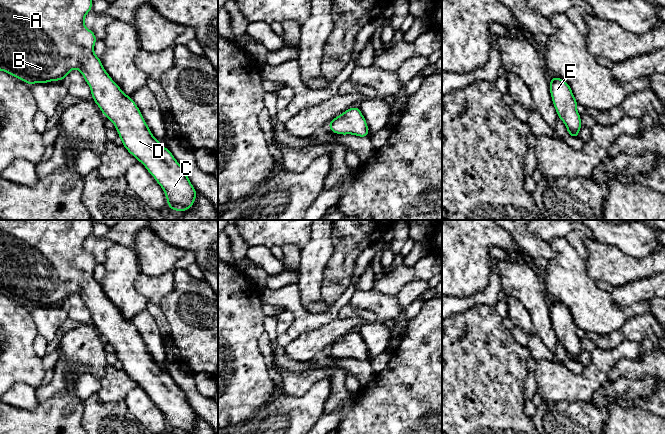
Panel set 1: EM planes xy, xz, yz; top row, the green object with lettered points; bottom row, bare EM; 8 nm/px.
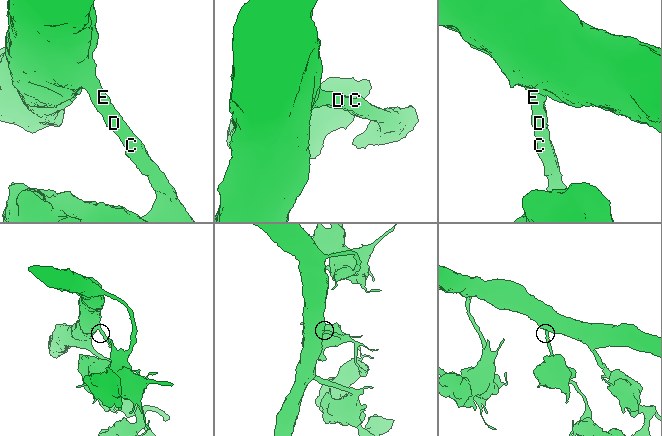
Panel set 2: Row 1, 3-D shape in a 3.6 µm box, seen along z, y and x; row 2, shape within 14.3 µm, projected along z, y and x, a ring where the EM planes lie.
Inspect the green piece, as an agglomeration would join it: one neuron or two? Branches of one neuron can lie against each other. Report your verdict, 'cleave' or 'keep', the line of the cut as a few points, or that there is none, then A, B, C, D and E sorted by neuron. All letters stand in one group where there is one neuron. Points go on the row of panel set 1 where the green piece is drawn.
keep; cut none; groups A B C D E

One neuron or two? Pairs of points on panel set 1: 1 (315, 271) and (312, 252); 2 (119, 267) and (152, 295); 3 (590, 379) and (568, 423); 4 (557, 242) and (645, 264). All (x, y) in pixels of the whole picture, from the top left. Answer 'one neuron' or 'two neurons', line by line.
1: one neuron
2: two neurons
3: two neurons
4: two neurons

